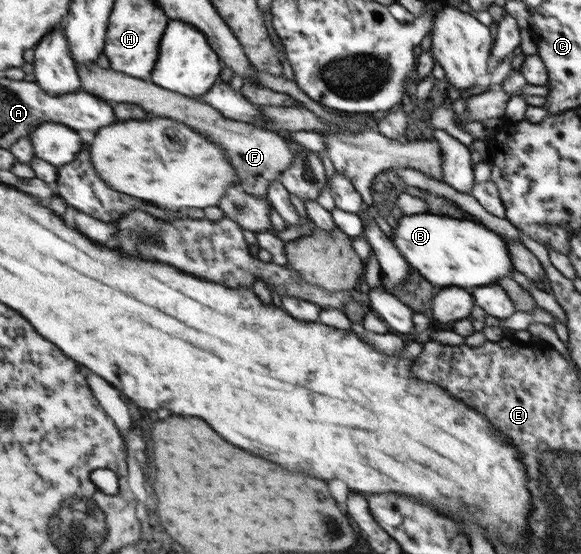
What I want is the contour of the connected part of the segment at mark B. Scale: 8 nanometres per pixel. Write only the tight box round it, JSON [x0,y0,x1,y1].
[390,213,513,289]

